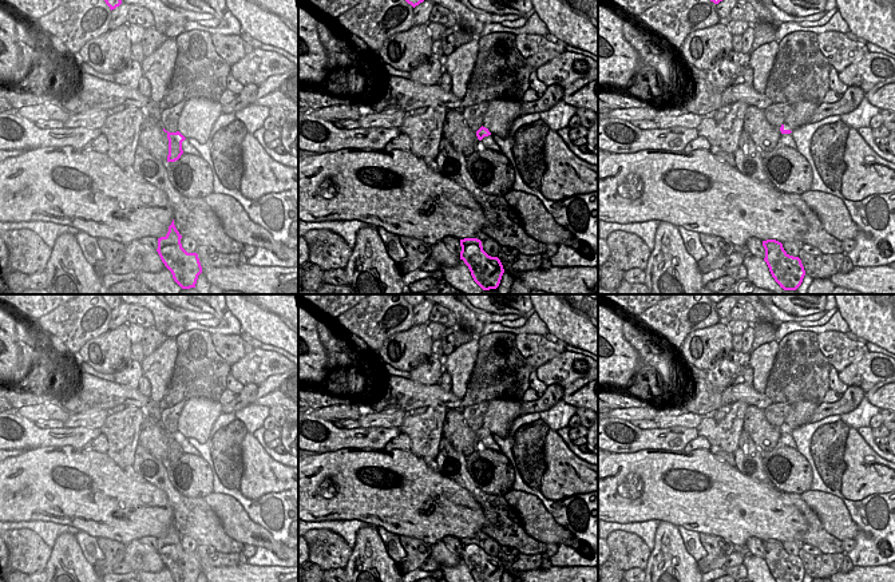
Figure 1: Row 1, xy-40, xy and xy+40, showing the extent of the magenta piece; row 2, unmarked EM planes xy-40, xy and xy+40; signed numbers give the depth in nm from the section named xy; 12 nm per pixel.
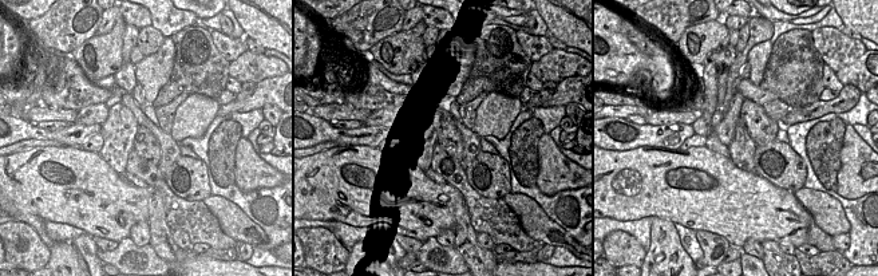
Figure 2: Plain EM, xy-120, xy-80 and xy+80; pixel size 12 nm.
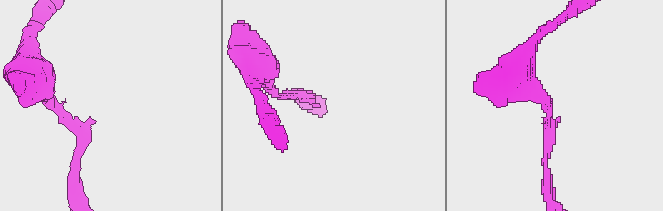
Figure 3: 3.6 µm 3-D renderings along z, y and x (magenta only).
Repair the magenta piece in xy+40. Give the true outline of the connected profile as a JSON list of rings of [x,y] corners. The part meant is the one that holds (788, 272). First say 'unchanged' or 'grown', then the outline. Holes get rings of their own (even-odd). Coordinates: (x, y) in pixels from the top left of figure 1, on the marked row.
unchanged; [[[776,239],[763,241],[765,258],[769,272],[775,281],[784,290],[796,290],[805,276],[804,266],[799,257],[789,256],[783,244]]]

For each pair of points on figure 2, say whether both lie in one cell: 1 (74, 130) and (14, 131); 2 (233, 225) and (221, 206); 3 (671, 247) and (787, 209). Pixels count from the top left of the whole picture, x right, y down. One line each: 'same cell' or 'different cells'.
1: same cell
2: same cell
3: different cells

